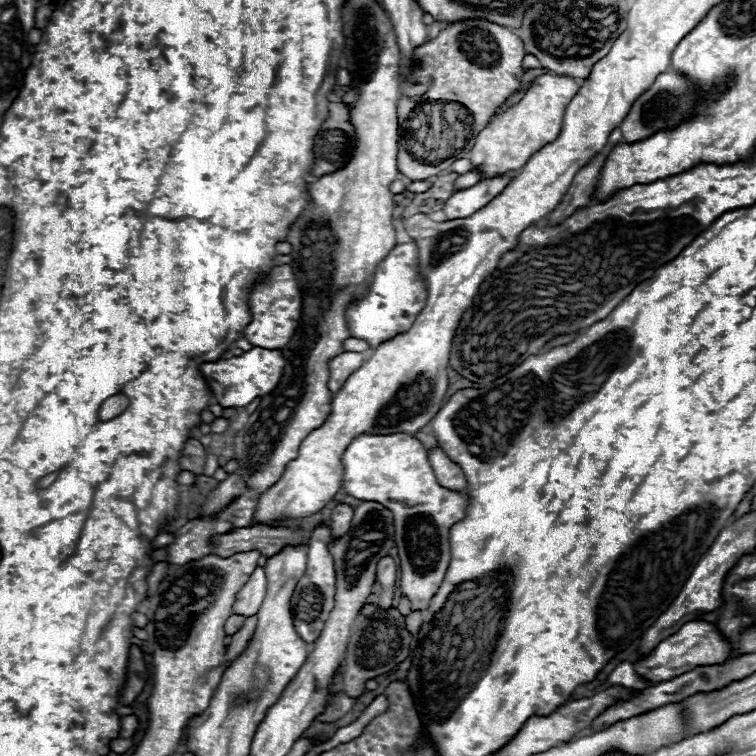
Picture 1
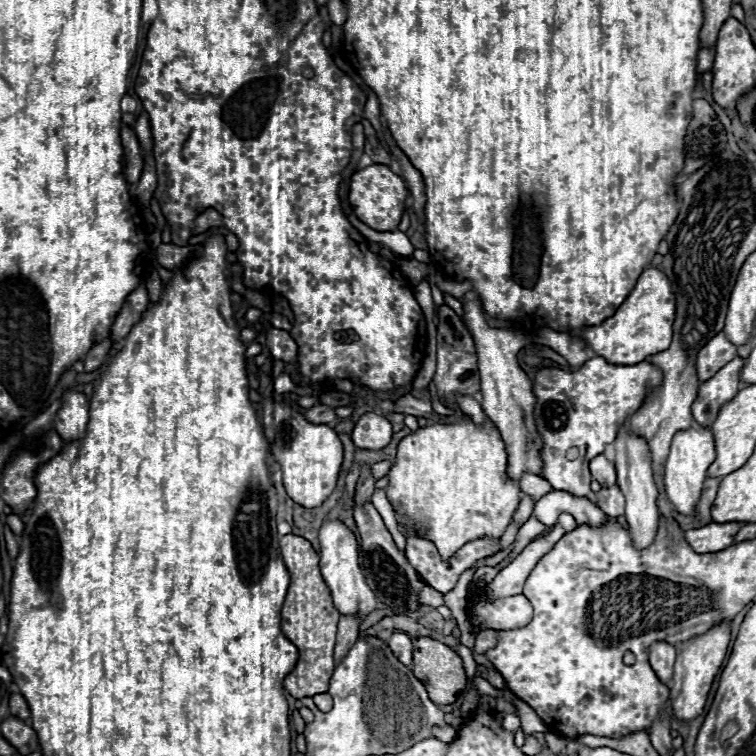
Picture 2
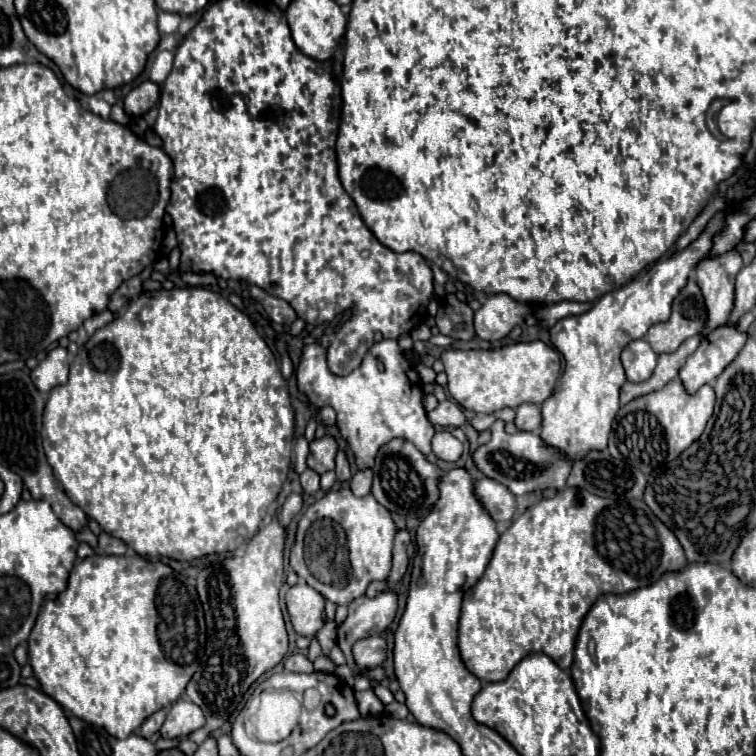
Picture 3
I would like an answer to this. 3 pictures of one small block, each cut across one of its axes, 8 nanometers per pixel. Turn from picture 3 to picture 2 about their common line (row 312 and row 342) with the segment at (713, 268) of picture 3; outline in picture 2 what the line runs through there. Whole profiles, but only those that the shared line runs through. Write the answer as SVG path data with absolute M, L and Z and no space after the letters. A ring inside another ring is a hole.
M720 332L716 334L700 352L696 358L696 372L700 382L706 378L712 378L726 362L730 362L736 356L736 346Z

